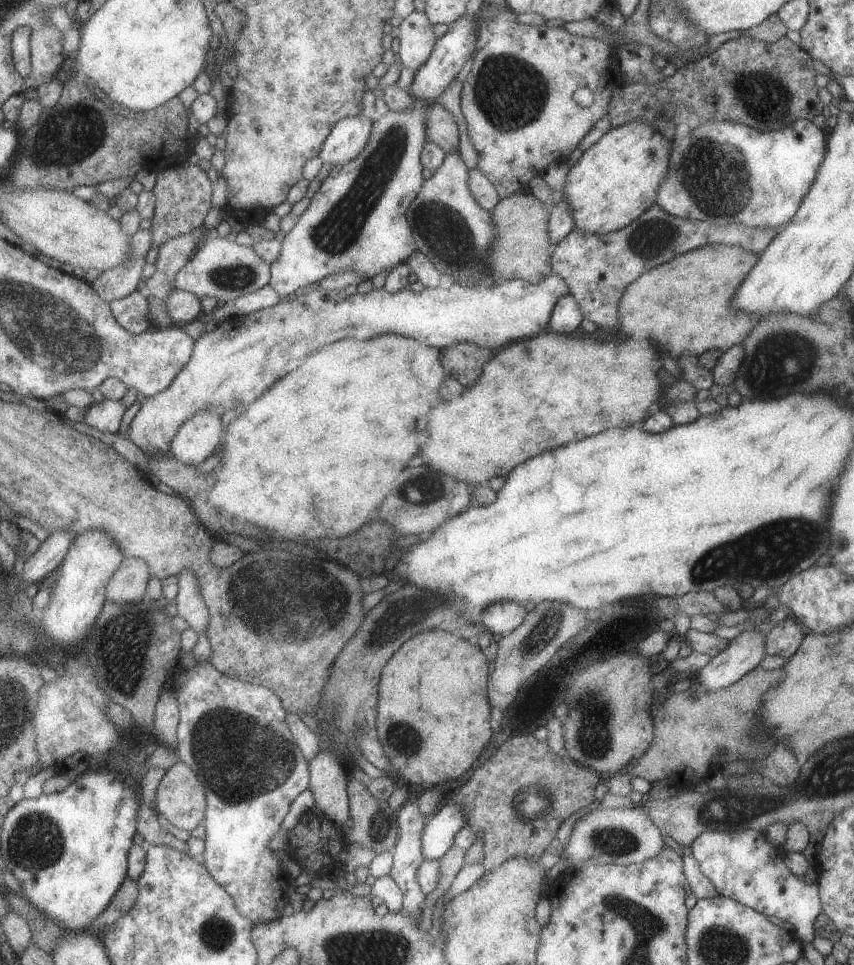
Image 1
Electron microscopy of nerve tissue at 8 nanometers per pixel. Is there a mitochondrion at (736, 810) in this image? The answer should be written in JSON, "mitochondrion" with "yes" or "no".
{"mitochondrion":"yes"}

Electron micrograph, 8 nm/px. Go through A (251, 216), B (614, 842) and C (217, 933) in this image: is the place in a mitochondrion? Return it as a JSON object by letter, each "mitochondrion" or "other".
{"A":"other","B":"mitochondrion","C":"mitochondrion"}

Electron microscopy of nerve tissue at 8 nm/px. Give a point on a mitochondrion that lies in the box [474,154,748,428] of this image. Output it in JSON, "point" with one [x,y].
{"point":[654,237]}

